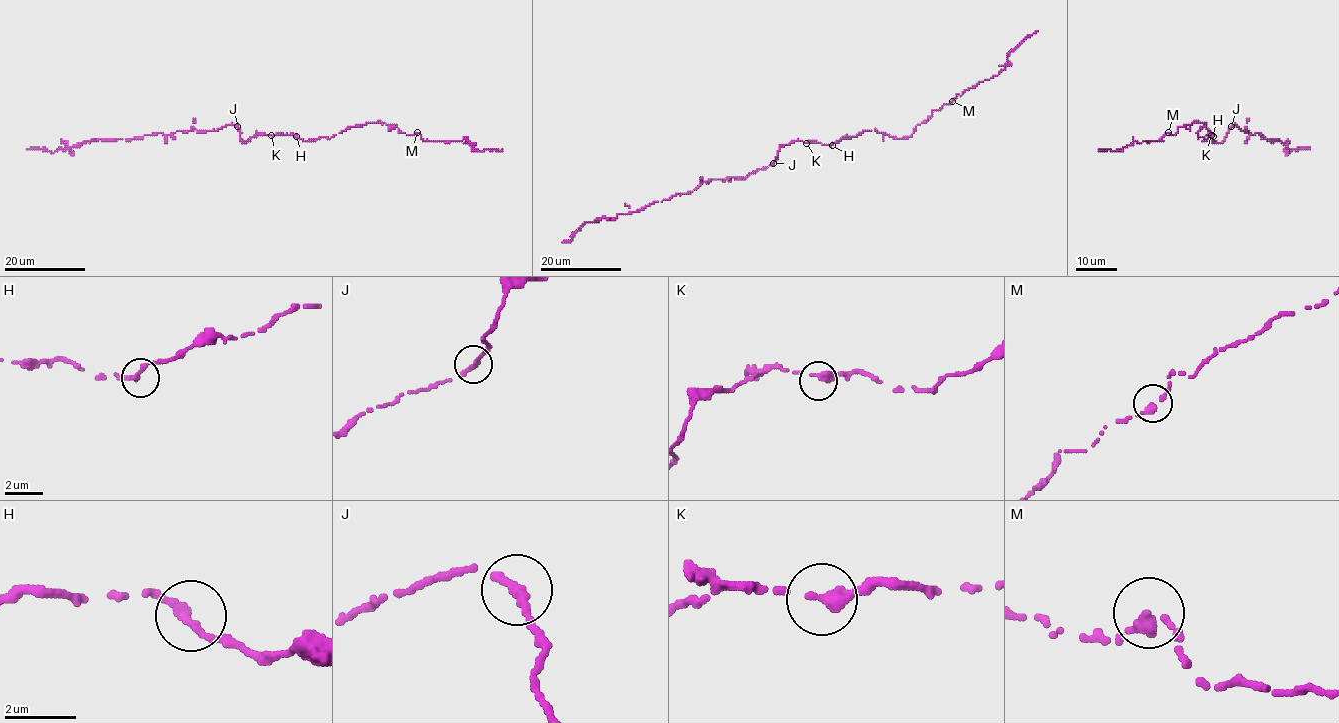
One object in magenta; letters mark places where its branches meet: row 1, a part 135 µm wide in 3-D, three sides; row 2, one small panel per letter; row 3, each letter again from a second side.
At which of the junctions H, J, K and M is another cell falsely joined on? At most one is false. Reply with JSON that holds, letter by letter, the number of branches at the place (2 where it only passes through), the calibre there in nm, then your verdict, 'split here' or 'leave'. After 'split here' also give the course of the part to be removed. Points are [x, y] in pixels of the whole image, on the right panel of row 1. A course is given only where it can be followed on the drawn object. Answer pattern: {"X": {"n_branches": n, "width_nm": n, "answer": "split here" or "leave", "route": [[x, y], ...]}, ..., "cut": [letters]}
{"H": {"n_branches": 2, "width_nm": 280, "answer": "leave"}, "J": {"n_branches": 2, "width_nm": 280, "answer": "leave"}, "K": {"n_branches": 2, "width_nm": 320, "answer": "leave"}, "M": {"n_branches": 2, "width_nm": 280, "answer": "leave"}, "cut": []}

